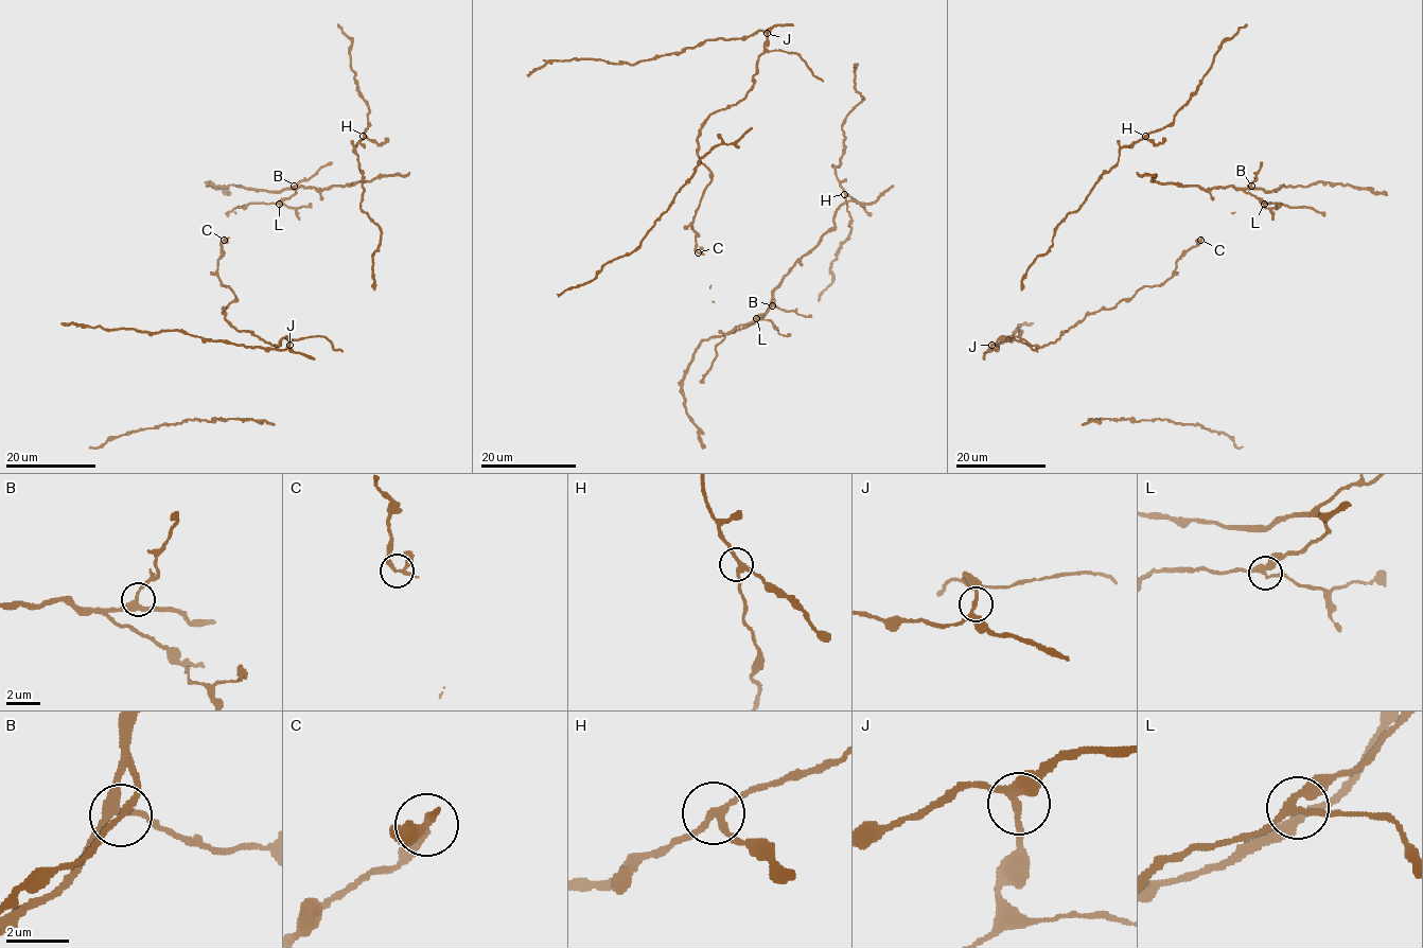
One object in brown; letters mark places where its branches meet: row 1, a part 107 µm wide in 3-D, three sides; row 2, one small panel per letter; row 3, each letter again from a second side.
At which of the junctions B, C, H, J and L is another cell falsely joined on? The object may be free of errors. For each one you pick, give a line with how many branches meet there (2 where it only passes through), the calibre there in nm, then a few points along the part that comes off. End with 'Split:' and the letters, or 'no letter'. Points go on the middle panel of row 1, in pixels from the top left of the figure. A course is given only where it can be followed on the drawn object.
Split: no letter

